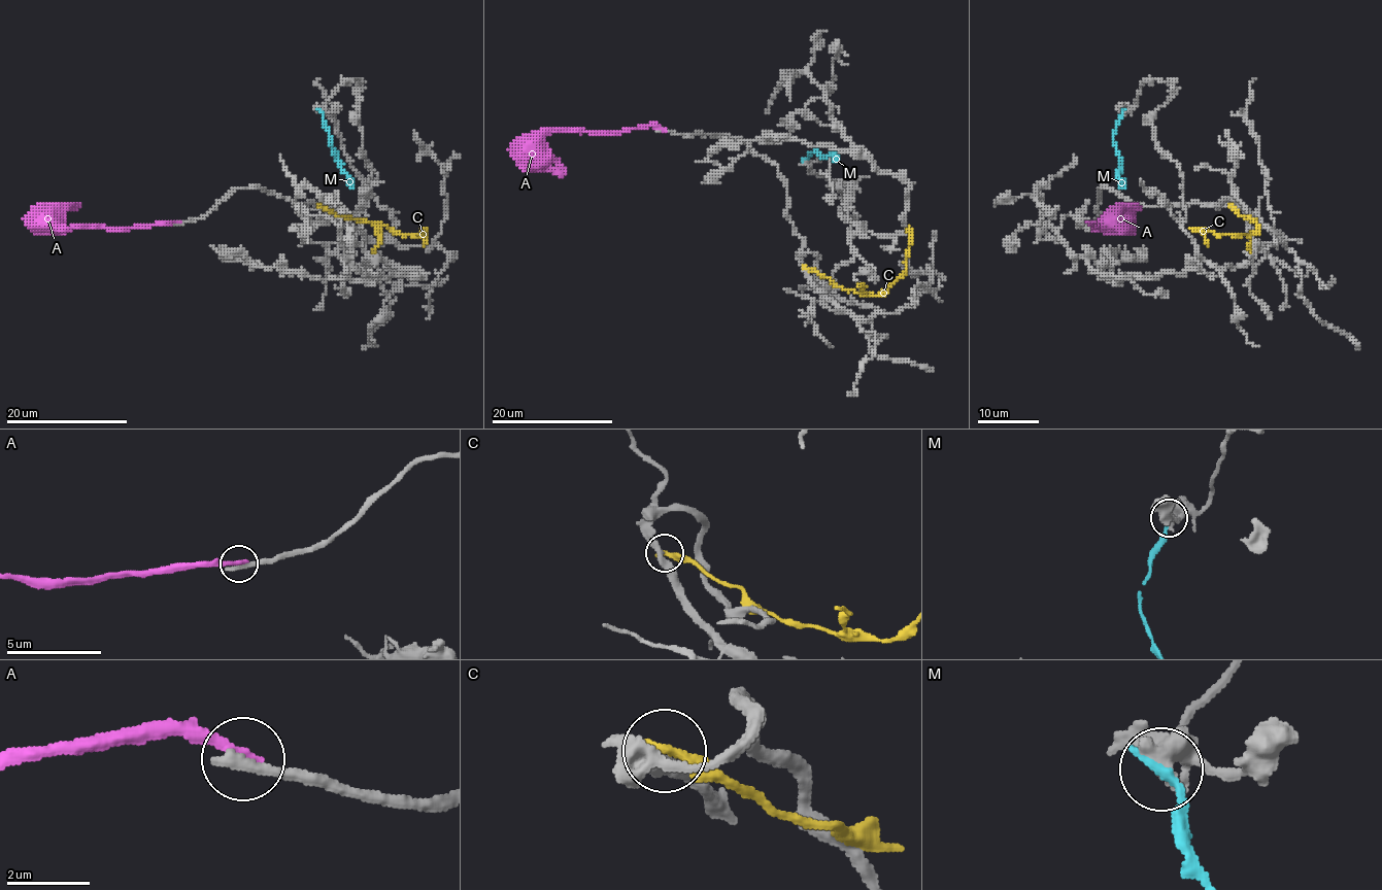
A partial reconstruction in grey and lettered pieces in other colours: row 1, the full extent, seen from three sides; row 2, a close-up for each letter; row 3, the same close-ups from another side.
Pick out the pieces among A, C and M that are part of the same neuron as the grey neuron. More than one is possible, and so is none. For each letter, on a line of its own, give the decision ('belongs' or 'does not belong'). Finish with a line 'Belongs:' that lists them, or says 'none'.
A: does not belong
C: does not belong
M: does not belong
Belongs: none

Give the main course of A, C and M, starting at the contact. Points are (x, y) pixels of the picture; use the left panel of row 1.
A: (176, 223), (132, 229), (91, 226), (64, 229), (58, 224), (58, 217), (70, 205), (76, 207)
C: (319, 205), (357, 220), (385, 224), (404, 235), (420, 235), (423, 230), (423, 245)
M: (321, 111), (339, 168), (352, 189)

